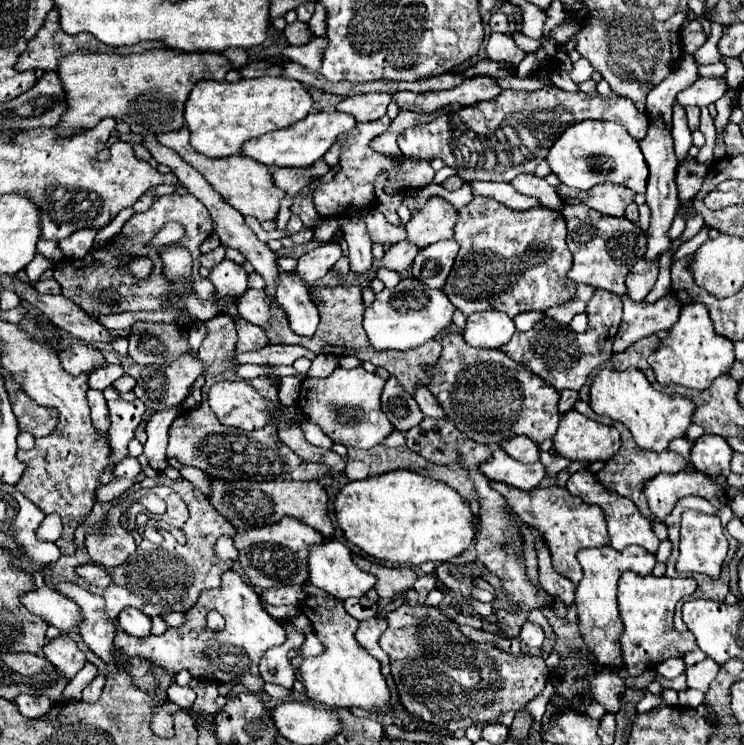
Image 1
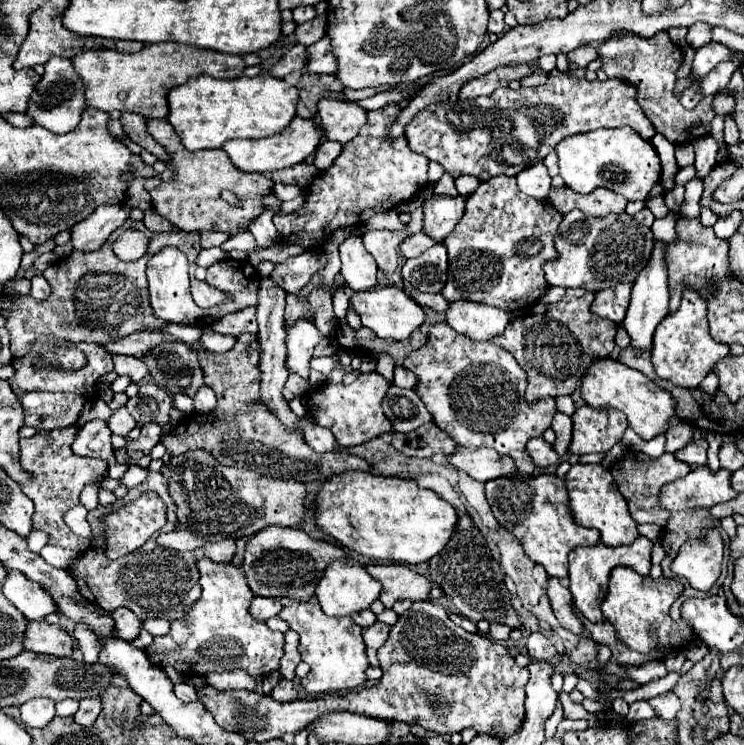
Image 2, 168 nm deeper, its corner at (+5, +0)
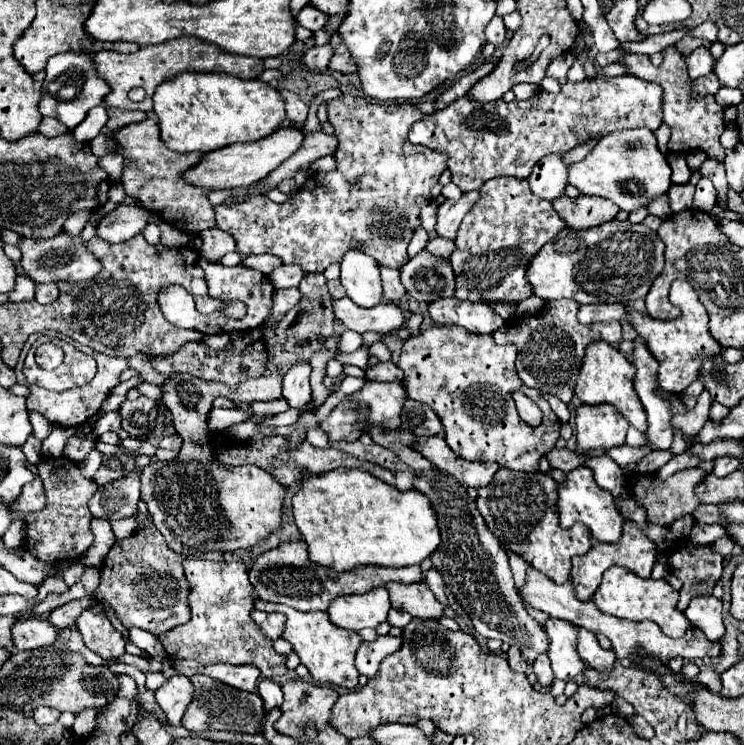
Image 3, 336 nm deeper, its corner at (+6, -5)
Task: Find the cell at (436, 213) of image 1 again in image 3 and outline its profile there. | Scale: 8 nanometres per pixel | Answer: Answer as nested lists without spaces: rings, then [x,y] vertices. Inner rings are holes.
[[[478,190],[462,194],[462,198],[458,202],[440,204],[438,206],[438,224],[436,224],[438,236],[454,240],[462,218],[470,212],[470,206],[474,206],[474,202],[478,202]]]

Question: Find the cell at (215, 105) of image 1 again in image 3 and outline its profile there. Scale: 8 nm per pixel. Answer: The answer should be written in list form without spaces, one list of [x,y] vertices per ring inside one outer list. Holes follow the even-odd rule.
[[[182,72],[172,80],[162,82],[154,92],[154,112],[158,116],[160,138],[174,152],[200,152],[236,144],[254,142],[270,136],[284,122],[286,110],[284,100],[276,88],[262,80],[242,80],[226,74],[204,74],[204,72]]]

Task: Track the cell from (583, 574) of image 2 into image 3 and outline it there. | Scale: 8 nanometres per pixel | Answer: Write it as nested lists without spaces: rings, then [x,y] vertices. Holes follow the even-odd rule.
[[[624,522],[622,526],[622,536],[618,542],[614,544],[594,544],[592,550],[584,556],[574,556],[572,558],[572,584],[576,590],[576,596],[580,600],[590,600],[592,594],[596,592],[596,588],[600,586],[602,574],[610,568],[610,566],[626,566],[630,568],[634,574],[642,576],[642,578],[650,578],[652,566],[656,562],[656,544],[644,534],[644,530],[636,524],[636,522]]]

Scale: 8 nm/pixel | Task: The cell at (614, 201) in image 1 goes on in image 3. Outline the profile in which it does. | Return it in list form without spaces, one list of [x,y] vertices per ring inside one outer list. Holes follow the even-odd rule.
[[[562,196],[552,204],[554,204],[554,210],[566,220],[566,224],[578,230],[586,230],[586,228],[600,226],[604,222],[610,222],[616,218],[620,210],[610,200],[596,198],[596,196],[578,196],[578,198]]]

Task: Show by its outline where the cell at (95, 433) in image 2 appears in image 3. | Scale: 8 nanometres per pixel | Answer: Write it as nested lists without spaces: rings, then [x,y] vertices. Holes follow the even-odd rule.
[[[70,436],[70,438],[66,440],[66,446],[64,446],[64,456],[70,458],[72,462],[82,462],[84,456],[86,456],[90,450],[94,450],[94,446],[96,446],[96,442],[92,440],[92,436],[88,436],[88,438]]]

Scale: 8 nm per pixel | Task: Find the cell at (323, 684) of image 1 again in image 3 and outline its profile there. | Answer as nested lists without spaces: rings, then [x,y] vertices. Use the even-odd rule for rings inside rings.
[[[256,600],[256,608],[264,610],[264,612],[276,610],[286,616],[286,626],[284,626],[282,638],[292,644],[294,652],[300,656],[302,664],[310,670],[310,674],[316,682],[332,684],[332,686],[340,686],[340,688],[348,688],[348,690],[354,690],[358,686],[358,670],[354,666],[358,646],[362,644],[362,638],[358,636],[358,632],[342,630],[342,628],[334,626],[326,612],[300,612],[290,606],[270,604],[270,602],[262,602],[262,600]]]

